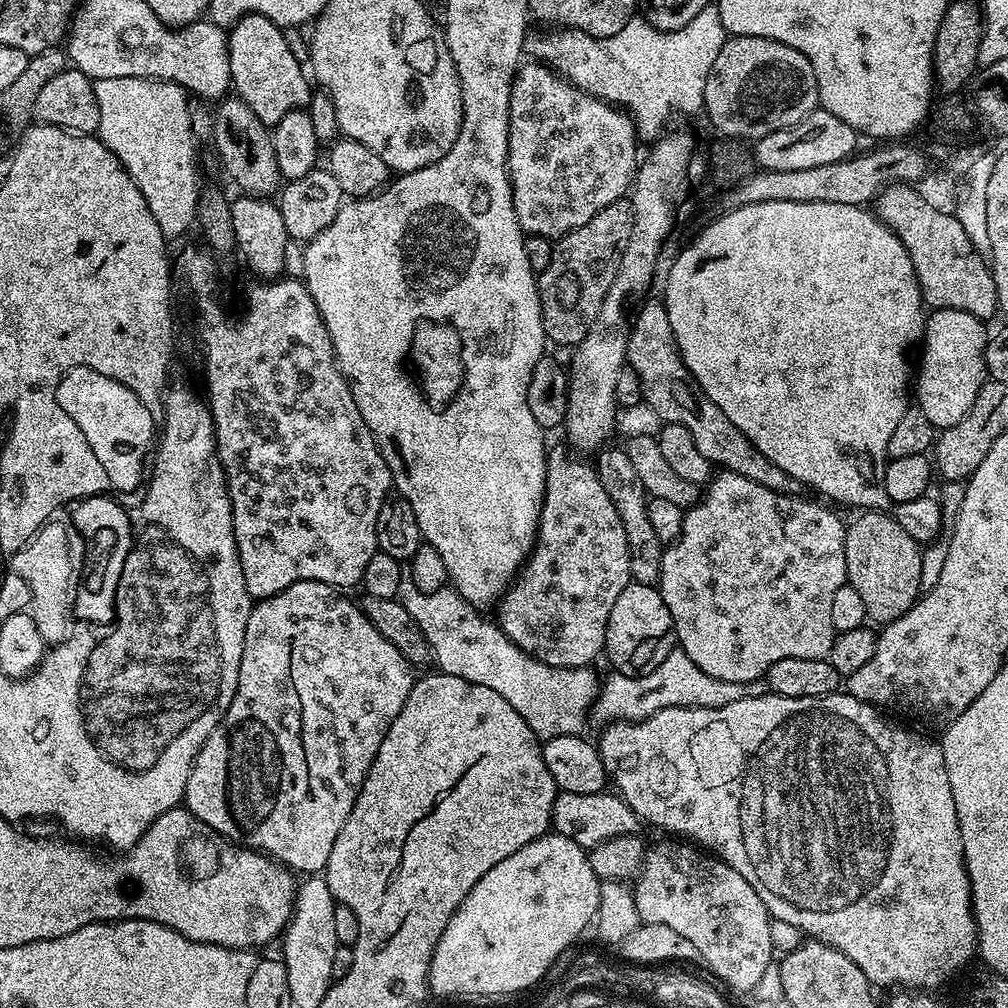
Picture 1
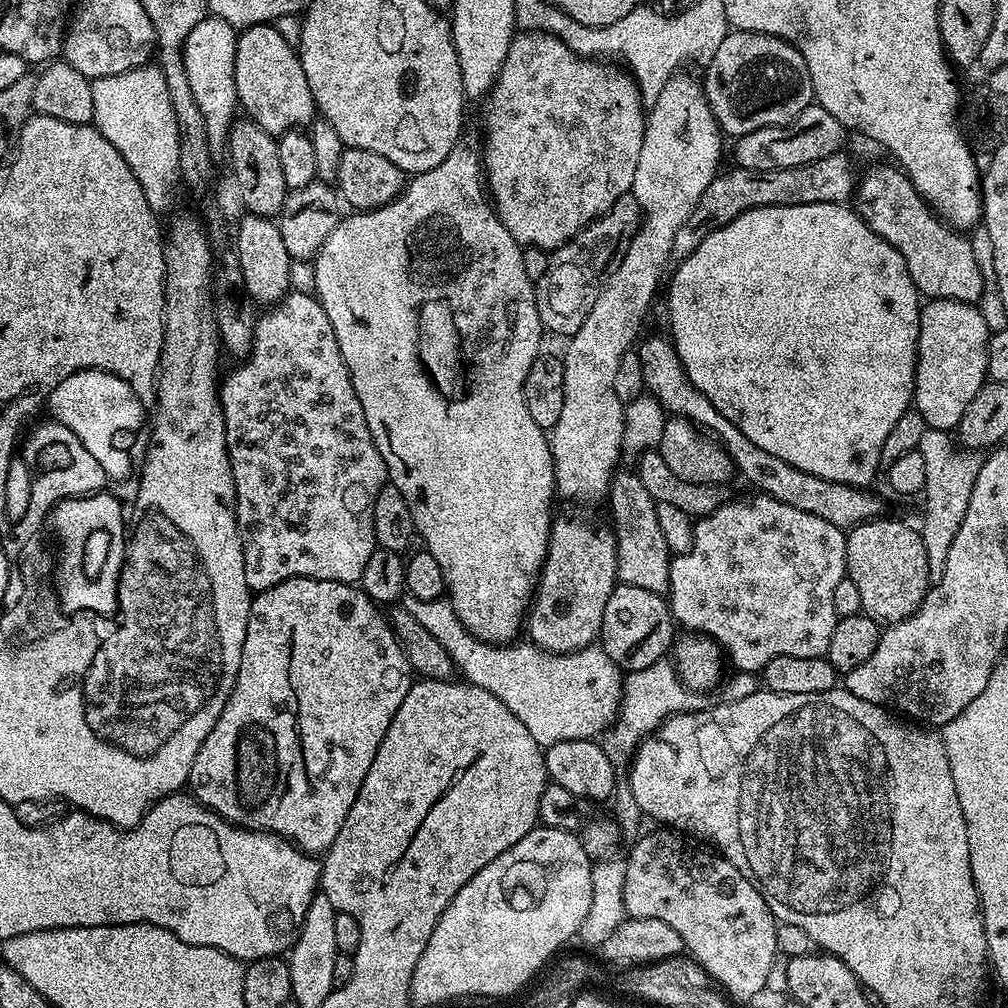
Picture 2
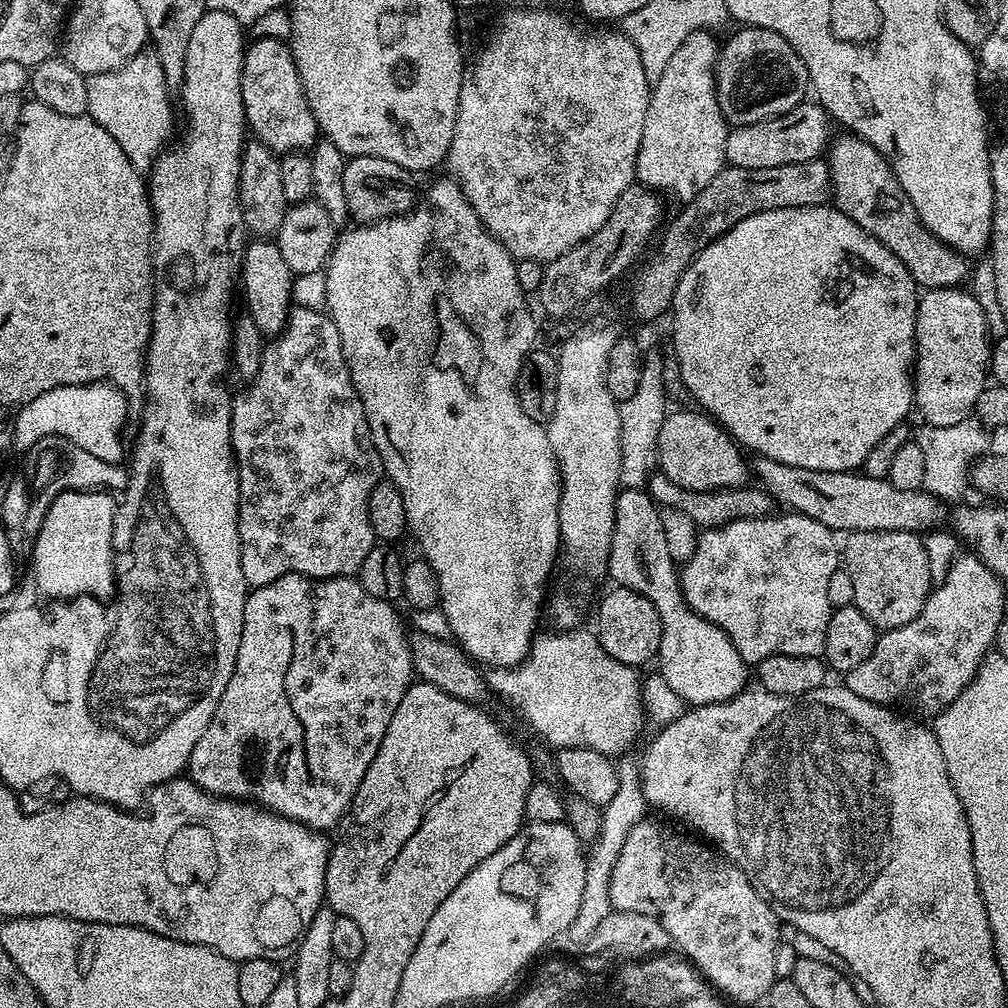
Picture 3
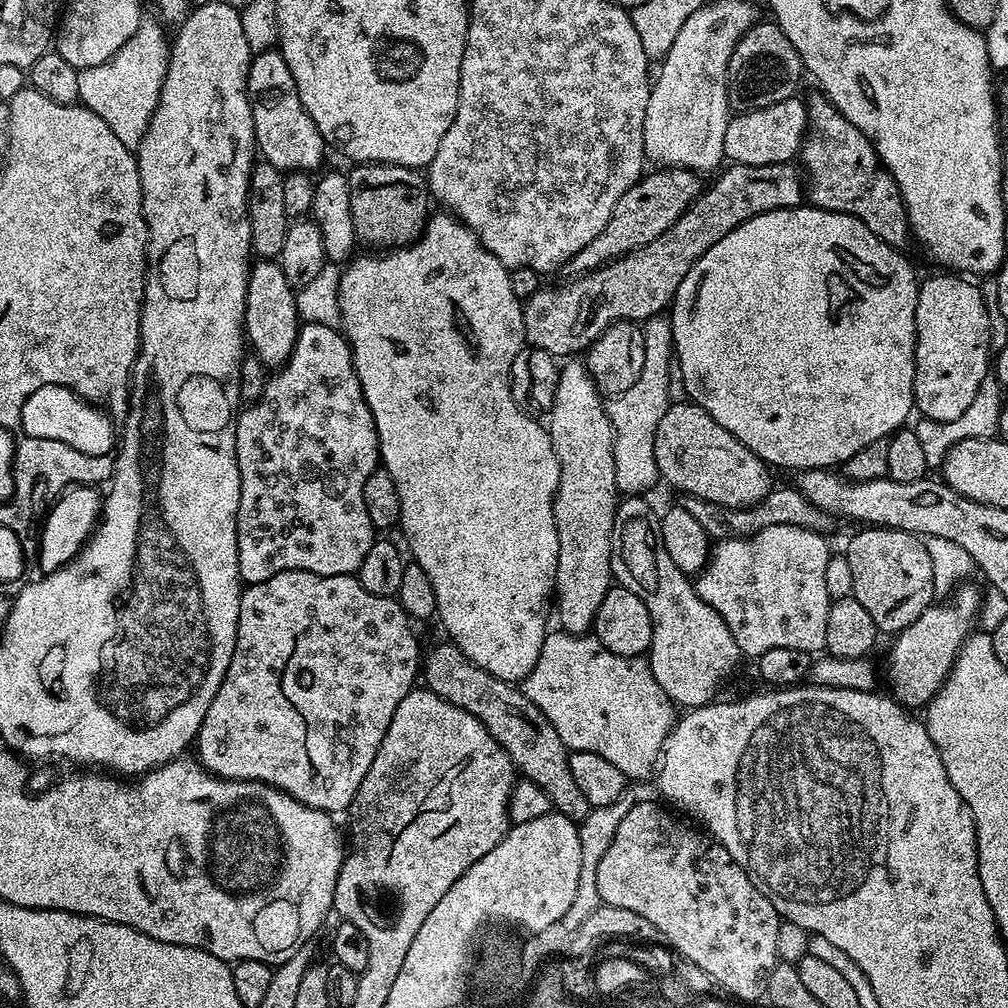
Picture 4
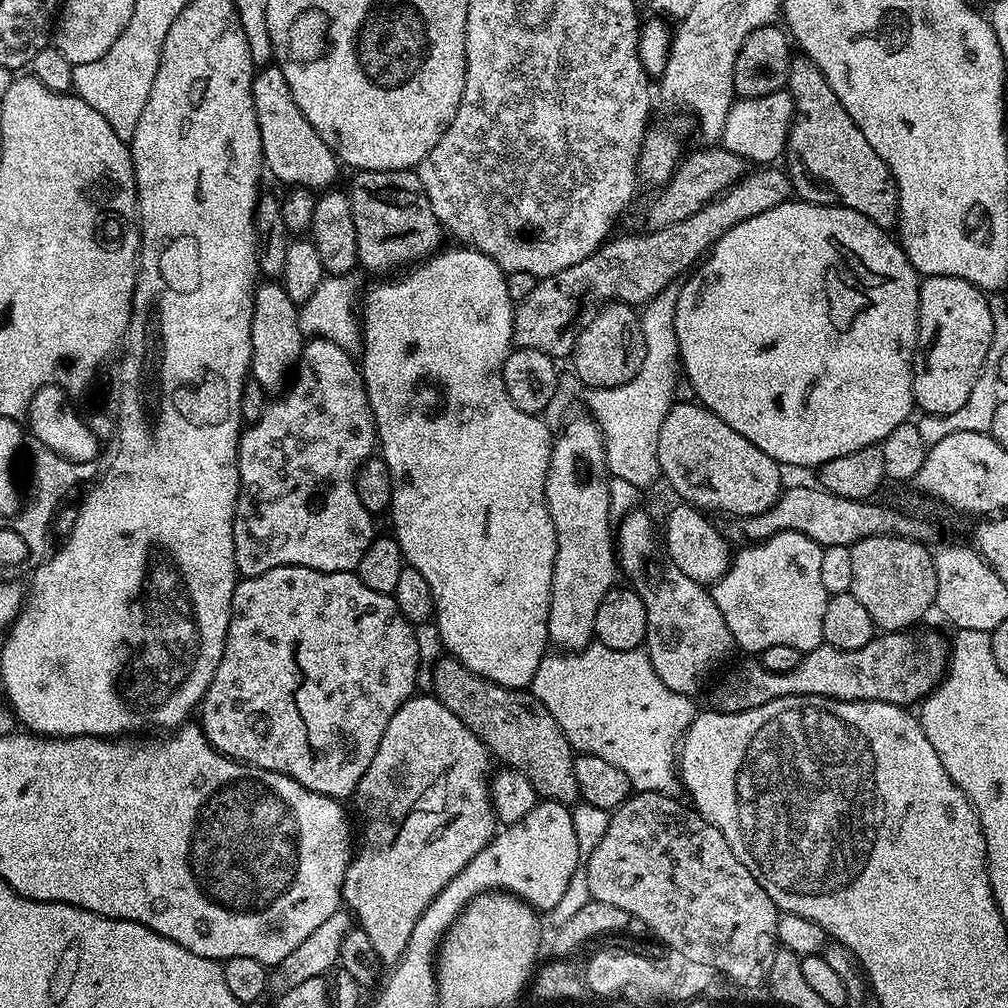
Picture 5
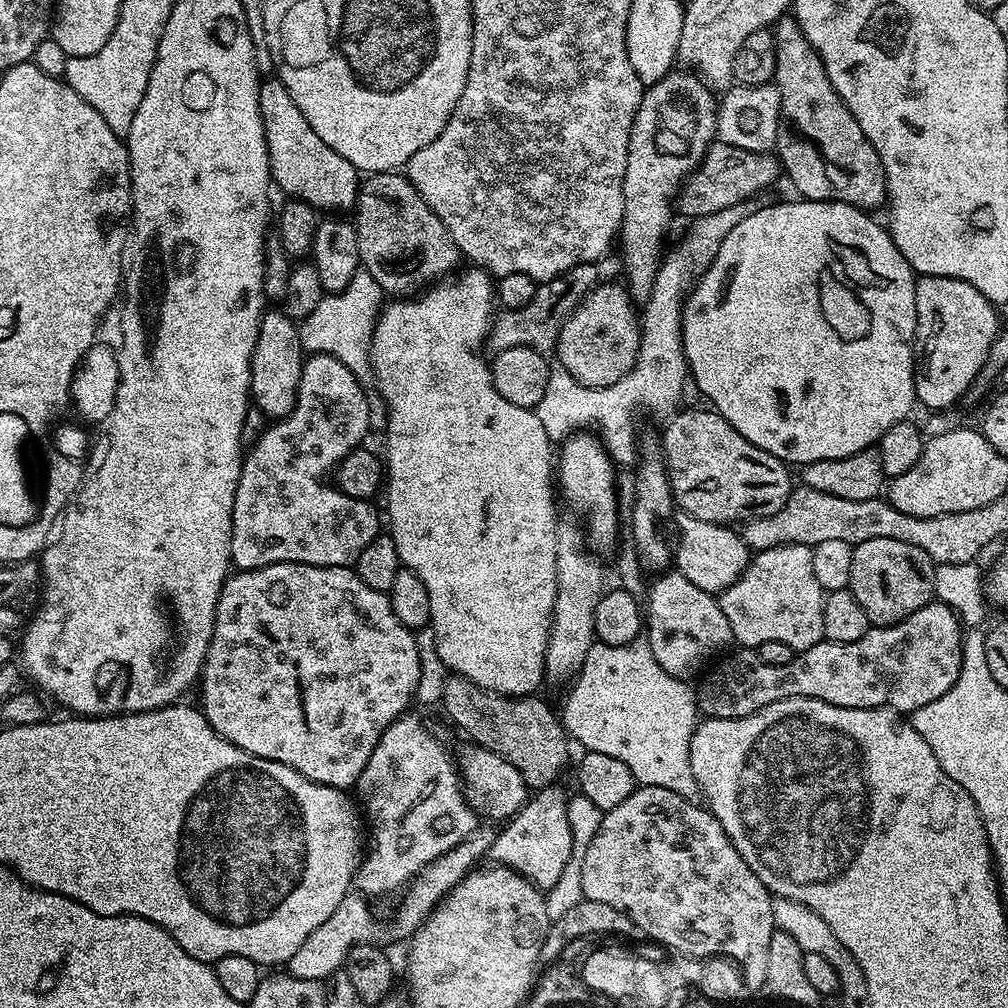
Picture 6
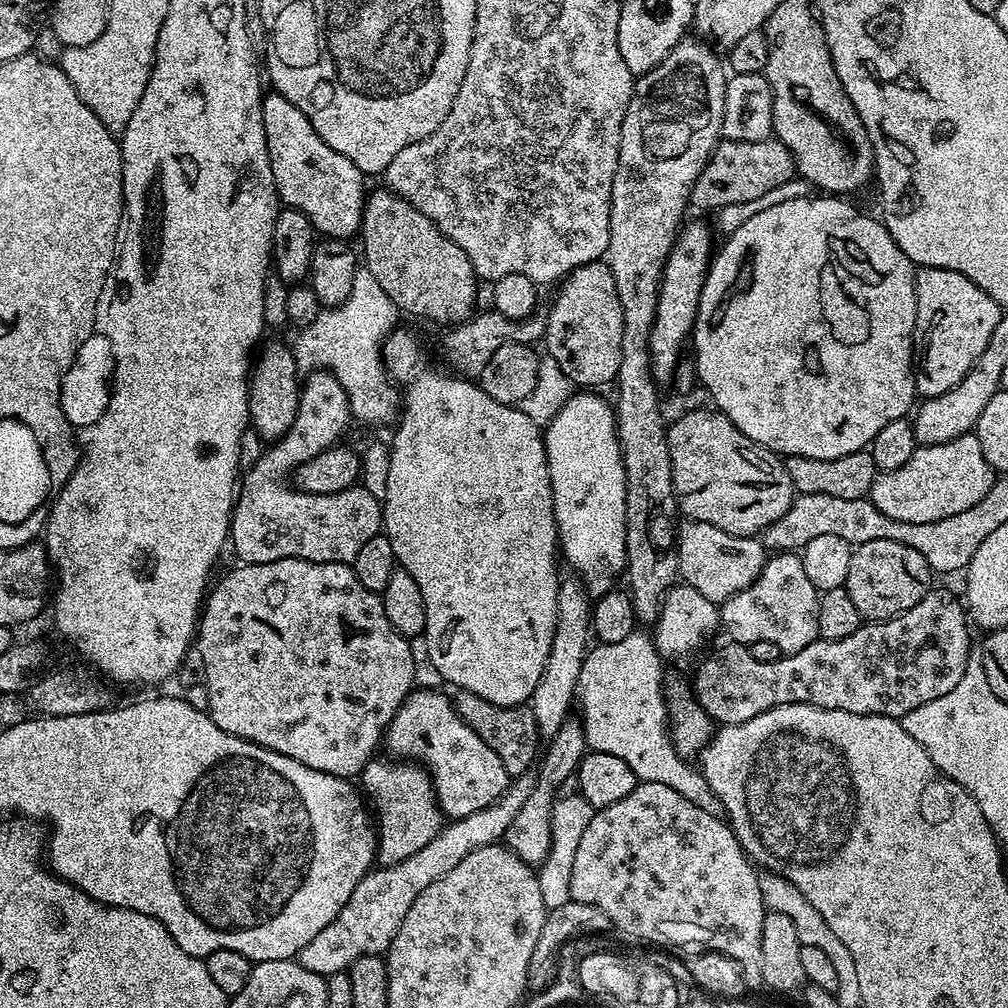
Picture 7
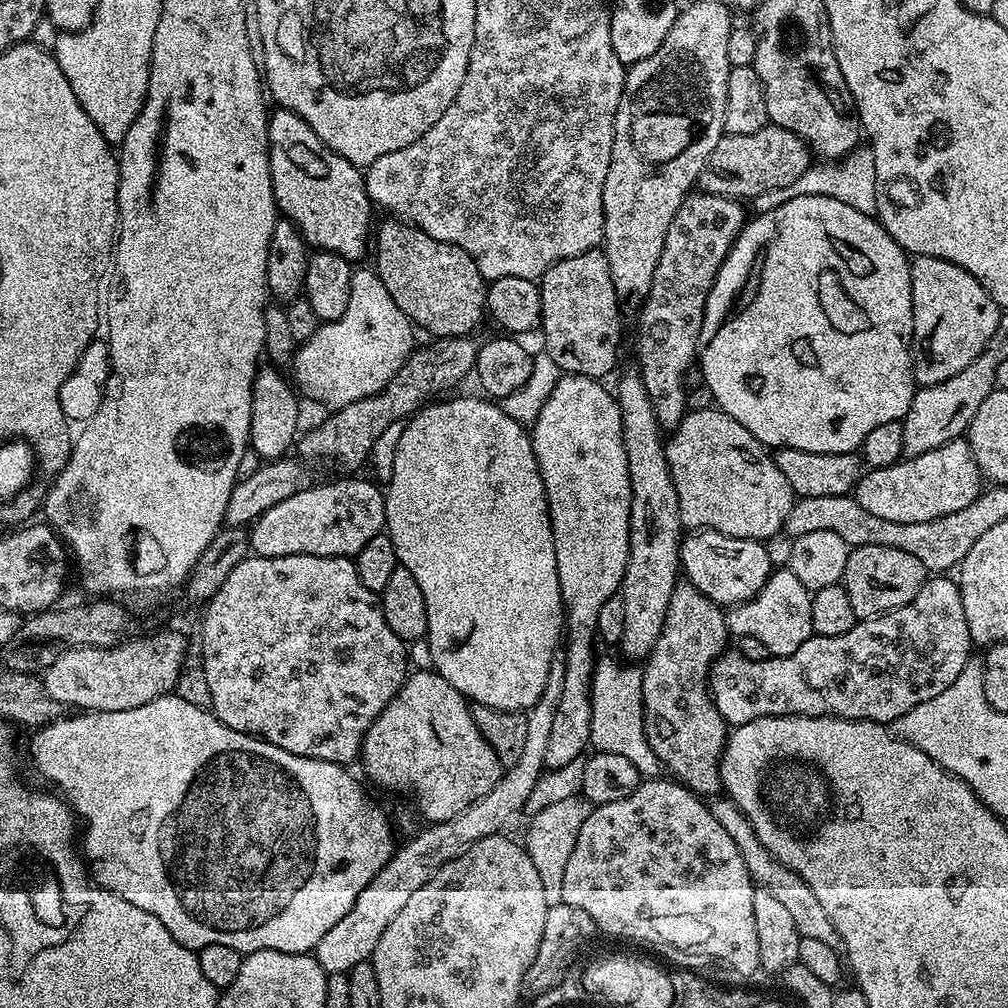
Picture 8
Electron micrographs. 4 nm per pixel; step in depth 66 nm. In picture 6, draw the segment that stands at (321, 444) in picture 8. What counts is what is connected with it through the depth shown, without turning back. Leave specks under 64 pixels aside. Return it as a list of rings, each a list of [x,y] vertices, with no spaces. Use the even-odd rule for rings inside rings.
[[[605,254],[590,264],[579,264],[565,272],[563,276],[556,276],[553,280],[543,281],[537,287],[534,298],[526,302],[524,308],[509,308],[501,311],[493,319],[492,331],[486,340],[487,346],[492,347],[493,353],[510,350],[514,346],[526,346],[539,352],[548,354],[556,347],[556,339],[564,319],[572,314],[577,304],[601,282],[612,282],[621,275],[622,261],[619,255]]]

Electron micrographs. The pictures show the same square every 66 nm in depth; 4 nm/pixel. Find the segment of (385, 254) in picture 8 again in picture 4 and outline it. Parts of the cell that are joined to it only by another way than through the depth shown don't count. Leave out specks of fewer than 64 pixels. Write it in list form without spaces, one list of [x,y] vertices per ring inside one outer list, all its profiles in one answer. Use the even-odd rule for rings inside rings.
[[[360,162],[353,172],[347,173],[350,186],[350,214],[354,214],[354,230],[357,241],[361,245],[369,244],[372,250],[391,250],[416,240],[430,215],[430,193],[425,177],[419,171],[401,168],[398,164],[377,164],[375,162]]]

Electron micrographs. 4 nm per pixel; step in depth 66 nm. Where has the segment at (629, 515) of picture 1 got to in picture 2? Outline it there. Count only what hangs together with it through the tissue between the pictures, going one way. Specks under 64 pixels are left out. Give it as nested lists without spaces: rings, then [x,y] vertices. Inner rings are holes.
[[[619,469],[612,476],[608,487],[607,503],[616,533],[616,572],[617,579],[628,585],[640,586],[651,592],[665,593],[669,586],[669,566],[672,553],[666,546],[666,538],[659,529],[657,503],[647,493],[646,486],[631,469]]]

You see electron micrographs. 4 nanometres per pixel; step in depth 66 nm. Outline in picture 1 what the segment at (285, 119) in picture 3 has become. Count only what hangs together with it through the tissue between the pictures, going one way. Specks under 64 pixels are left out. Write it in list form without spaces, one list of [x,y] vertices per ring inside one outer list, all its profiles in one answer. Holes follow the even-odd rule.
[[[262,14],[244,16],[228,32],[231,87],[258,114],[258,122],[269,126],[282,122],[286,114],[307,109],[313,94],[313,89],[308,88],[309,77],[306,72],[304,77],[300,60],[284,36],[287,36],[285,29],[270,22],[270,18],[262,18]]]

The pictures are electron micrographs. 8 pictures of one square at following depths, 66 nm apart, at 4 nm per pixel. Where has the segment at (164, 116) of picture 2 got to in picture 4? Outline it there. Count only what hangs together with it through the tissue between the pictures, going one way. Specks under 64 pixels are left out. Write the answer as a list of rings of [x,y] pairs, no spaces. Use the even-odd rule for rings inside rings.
[[[141,19],[136,33],[108,61],[78,74],[79,103],[106,122],[122,146],[133,150],[139,148],[162,94],[170,55],[170,36],[164,31],[165,25],[159,19]]]

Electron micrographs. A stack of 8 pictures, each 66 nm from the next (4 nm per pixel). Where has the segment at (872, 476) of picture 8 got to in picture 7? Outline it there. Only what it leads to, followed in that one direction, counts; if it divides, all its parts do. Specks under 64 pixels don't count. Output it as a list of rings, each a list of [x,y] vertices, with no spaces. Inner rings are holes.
[[[975,434],[959,436],[941,444],[921,444],[910,454],[910,462],[898,466],[898,470],[881,472],[870,486],[867,499],[882,514],[897,522],[938,522],[950,518],[950,514],[962,514],[990,494],[994,473],[990,462],[982,458],[982,446],[978,446]]]

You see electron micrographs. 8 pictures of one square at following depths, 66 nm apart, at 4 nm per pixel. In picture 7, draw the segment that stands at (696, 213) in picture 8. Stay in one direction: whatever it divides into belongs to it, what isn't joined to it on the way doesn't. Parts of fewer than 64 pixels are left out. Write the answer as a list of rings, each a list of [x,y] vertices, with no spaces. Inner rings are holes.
[[[685,223],[681,227],[676,244],[668,256],[664,272],[660,276],[660,293],[656,303],[656,320],[648,335],[648,354],[652,366],[652,379],[657,385],[671,385],[676,375],[676,366],[682,359],[680,347],[691,337],[696,324],[700,291],[706,282],[709,263],[714,255],[712,234],[700,224]]]

